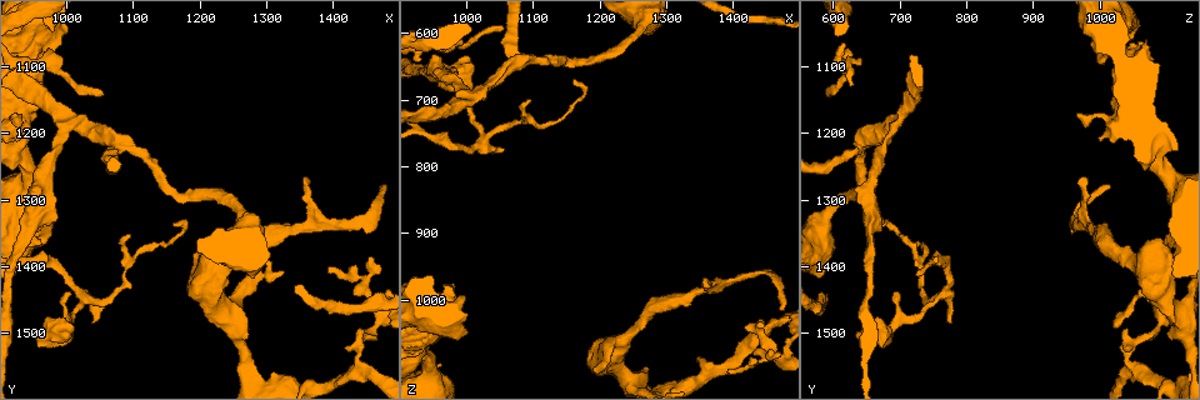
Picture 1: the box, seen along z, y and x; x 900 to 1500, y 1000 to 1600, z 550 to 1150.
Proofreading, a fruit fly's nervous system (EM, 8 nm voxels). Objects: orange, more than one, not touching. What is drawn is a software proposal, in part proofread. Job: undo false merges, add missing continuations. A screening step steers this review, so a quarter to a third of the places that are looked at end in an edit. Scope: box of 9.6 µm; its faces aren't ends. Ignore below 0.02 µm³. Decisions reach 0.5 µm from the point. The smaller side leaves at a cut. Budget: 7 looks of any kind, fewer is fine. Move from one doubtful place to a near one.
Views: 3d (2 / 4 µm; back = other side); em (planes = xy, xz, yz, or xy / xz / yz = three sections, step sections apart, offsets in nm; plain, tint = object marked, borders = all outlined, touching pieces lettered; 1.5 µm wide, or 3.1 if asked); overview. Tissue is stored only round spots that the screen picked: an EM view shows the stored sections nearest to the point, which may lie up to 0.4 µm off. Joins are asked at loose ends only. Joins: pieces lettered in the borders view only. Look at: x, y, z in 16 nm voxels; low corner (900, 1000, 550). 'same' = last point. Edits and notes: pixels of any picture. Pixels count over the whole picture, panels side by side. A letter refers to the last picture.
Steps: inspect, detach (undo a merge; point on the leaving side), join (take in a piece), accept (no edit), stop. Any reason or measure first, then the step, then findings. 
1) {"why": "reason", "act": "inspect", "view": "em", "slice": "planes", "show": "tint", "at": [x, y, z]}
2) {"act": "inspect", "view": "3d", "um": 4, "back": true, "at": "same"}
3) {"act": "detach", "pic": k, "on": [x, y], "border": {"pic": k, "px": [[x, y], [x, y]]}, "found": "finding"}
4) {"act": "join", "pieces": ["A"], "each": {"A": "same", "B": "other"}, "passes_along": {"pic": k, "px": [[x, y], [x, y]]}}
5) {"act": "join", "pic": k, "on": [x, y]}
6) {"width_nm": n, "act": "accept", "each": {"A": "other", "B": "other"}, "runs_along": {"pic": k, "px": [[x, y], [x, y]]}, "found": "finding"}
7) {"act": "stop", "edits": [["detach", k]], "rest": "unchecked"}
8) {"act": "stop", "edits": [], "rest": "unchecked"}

{"why": "free end", "act": "inspect", "view": "3d", "um": 2, "at": [1455, 1390, 1080]}

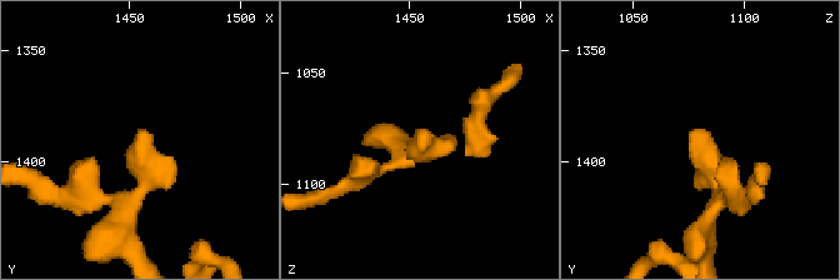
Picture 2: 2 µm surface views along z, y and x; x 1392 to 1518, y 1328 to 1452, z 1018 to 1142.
{"act": "inspect", "view": "em", "slice": "planes", "show": "borders", "at": [1457, 1385, 1082]}

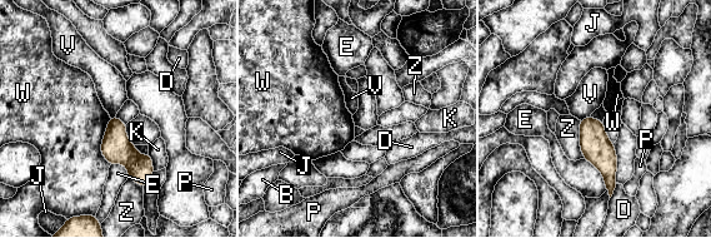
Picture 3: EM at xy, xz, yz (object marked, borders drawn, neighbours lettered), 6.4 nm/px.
{"act": "accept", "each": {"B": "other", "D": "other", "E": "other", "J": "other", "K": "other", "P": "other", "V": "other", "W": "other", "Z": "other"}, "border": {"pic": 3, "px": [[110, 118], [101, 143], [109, 164]]}, "found": "none of them fits"}

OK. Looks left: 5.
{"why": "tapers out", "act": "inspect", "view": "3d", "um": 2, "back": true, "at": [1040, 1480, 775]}

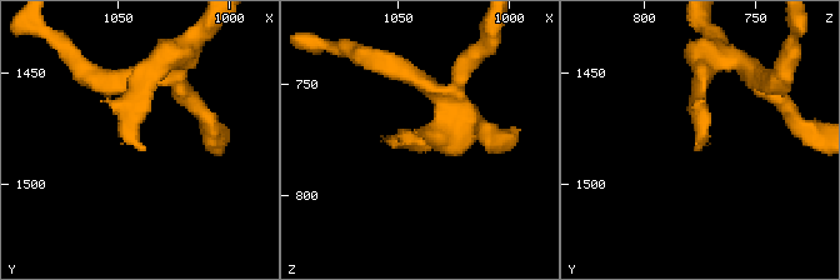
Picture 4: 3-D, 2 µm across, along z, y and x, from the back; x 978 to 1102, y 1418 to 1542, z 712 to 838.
{"why": "shape alone is not enough", "act": "inspect", "view": "em", "slice": "xz", "step": 8, "show": "borders", "at": [1039, 1484, 774]}

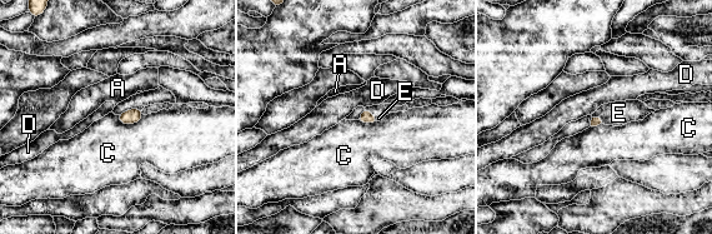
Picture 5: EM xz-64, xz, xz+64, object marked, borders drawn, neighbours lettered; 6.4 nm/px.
{"act": "inspect", "view": "em", "slice": "planes", "show": "borders", "at": "same"}

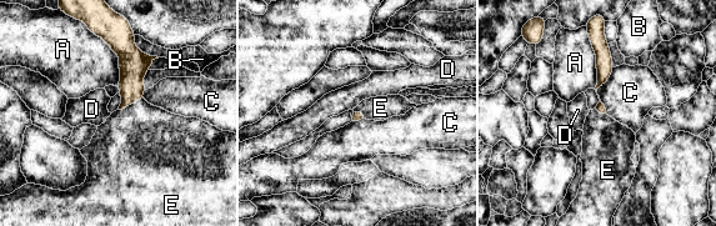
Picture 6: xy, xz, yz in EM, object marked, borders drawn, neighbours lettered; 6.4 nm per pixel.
{"act": "join", "pieces": ["E"], "each": {"A": "other", "B": "other", "C": "other", "D": "other", "E": "same"}, "passes_along": {"pic": 6, "px": [[133, 65], [130, 104], [140, 141]]}, "found": "it goes on there"}

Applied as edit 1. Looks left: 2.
{"why": "free end", "act": "inspect", "view": "em", "slice": "planes", "show": "tint", "at": [1055, 1140, 585]}

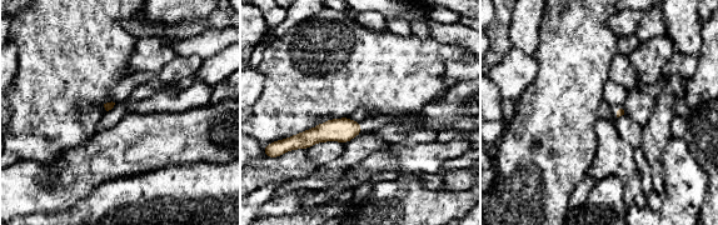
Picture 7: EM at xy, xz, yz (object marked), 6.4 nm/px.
{"why": "what lies round it", "act": "inspect", "view": "em", "slice": "planes", "show": "borders", "at": "same"}

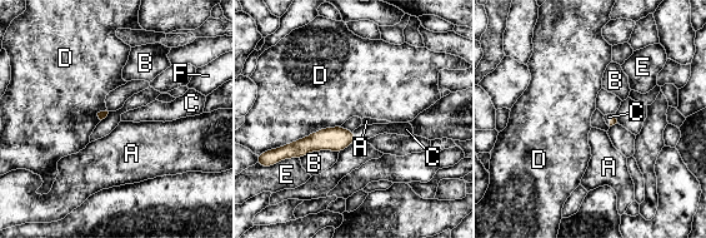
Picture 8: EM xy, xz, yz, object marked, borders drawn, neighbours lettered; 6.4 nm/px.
{"longest_contact_nm": ["D", 460], "act": "join", "pieces": ["C"], "each": {"A": "other", "B": "other", "C": "same", "D": "other", "E": "other", "F": "other"}, "found": "the neuron continues"}

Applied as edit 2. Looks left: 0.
{"act": "stop", "edits": [["join", 6], ["join", 8]], "rest": "unchecked"}

